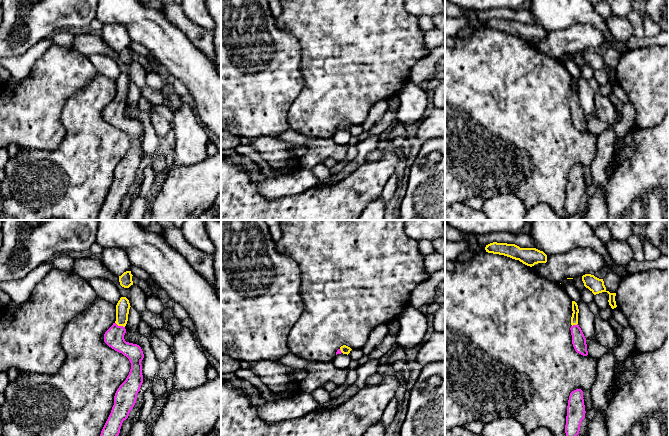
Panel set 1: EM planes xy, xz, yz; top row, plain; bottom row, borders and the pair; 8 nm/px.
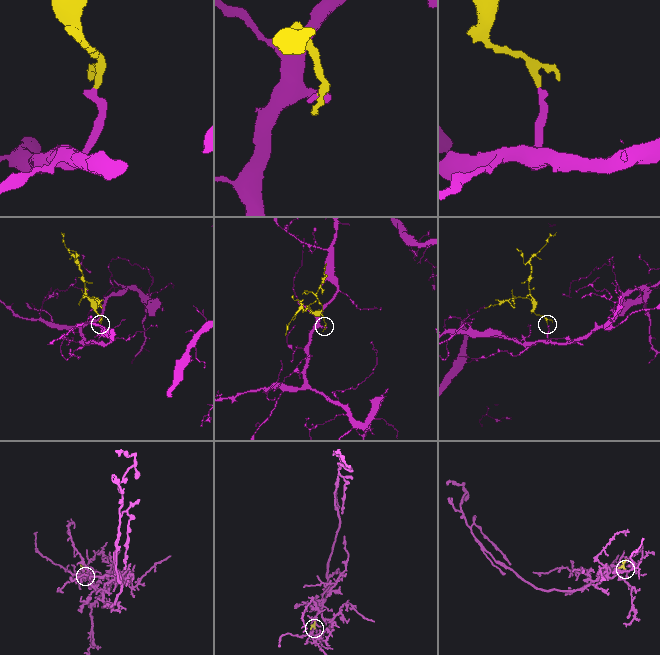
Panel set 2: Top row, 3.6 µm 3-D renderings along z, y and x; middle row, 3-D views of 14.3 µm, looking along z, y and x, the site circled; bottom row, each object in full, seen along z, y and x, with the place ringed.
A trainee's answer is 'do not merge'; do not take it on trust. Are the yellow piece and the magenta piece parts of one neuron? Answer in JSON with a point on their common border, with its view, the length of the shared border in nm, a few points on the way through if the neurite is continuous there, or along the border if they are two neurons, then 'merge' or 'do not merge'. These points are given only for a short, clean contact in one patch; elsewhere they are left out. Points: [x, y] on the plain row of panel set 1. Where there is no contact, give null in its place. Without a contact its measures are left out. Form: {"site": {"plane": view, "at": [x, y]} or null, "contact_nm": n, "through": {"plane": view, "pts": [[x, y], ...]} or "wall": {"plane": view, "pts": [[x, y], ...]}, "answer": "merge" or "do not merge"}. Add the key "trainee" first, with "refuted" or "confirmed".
{"trainee": "refuted", "site": {"plane": "xy", "at": [120, 101]}, "contact_nm": 90, "through": {"plane": "xy", "pts": [[122, 84], [120, 101], [114, 113]]}, "answer": "merge"}

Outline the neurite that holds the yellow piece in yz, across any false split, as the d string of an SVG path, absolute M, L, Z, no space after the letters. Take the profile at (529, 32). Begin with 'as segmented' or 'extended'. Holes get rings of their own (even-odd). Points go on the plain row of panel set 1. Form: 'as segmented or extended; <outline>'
as segmented; M493 18L485 23L486 28L504 31L519 36L527 42L534 42L538 39L546 39L547 31L536 24L520 24L515 20Z

